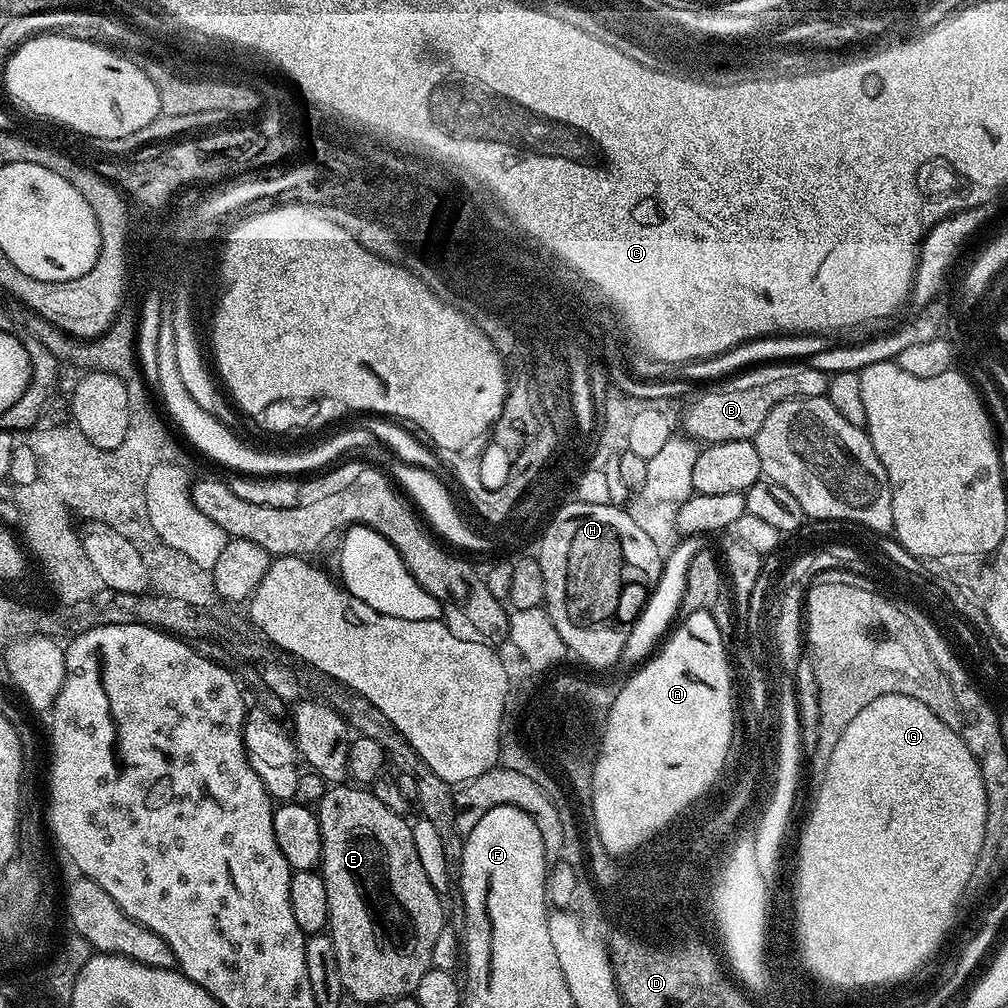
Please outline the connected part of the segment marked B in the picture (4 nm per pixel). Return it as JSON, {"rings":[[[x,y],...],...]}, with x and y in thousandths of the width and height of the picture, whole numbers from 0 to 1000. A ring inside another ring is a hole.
{"rings":[[[767,359],[743,364],[741,367],[706,383],[711,383],[711,385],[696,390],[684,403],[683,410],[679,413],[680,427],[678,428],[687,437],[697,438],[699,441],[715,440],[725,437],[746,437],[752,431],[756,419],[760,419],[760,411],[764,411],[764,407],[768,407],[768,403],[772,403],[772,399],[789,397],[792,393],[799,393],[800,395],[820,393],[822,376],[822,370],[812,367],[808,363],[801,361],[801,359]]]}

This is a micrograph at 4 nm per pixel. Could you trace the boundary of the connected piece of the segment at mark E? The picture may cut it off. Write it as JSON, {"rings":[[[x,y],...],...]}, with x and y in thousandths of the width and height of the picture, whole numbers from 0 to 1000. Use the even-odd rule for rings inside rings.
{"rings":[[[342,776],[326,781],[315,799],[317,811],[317,826],[319,827],[319,847],[317,848],[316,866],[323,875],[323,899],[325,900],[324,926],[331,935],[331,947],[335,950],[335,967],[339,970],[339,978],[344,987],[350,988],[359,998],[376,998],[381,992],[396,992],[405,990],[412,985],[415,974],[419,974],[419,966],[429,959],[429,947],[431,946],[431,931],[438,927],[442,920],[440,913],[440,897],[438,886],[427,879],[427,871],[423,871],[423,863],[419,863],[419,854],[415,851],[415,843],[411,839],[411,827],[409,817],[401,814],[398,807],[387,804],[380,796],[375,796],[371,788],[361,780],[350,780]]]}

